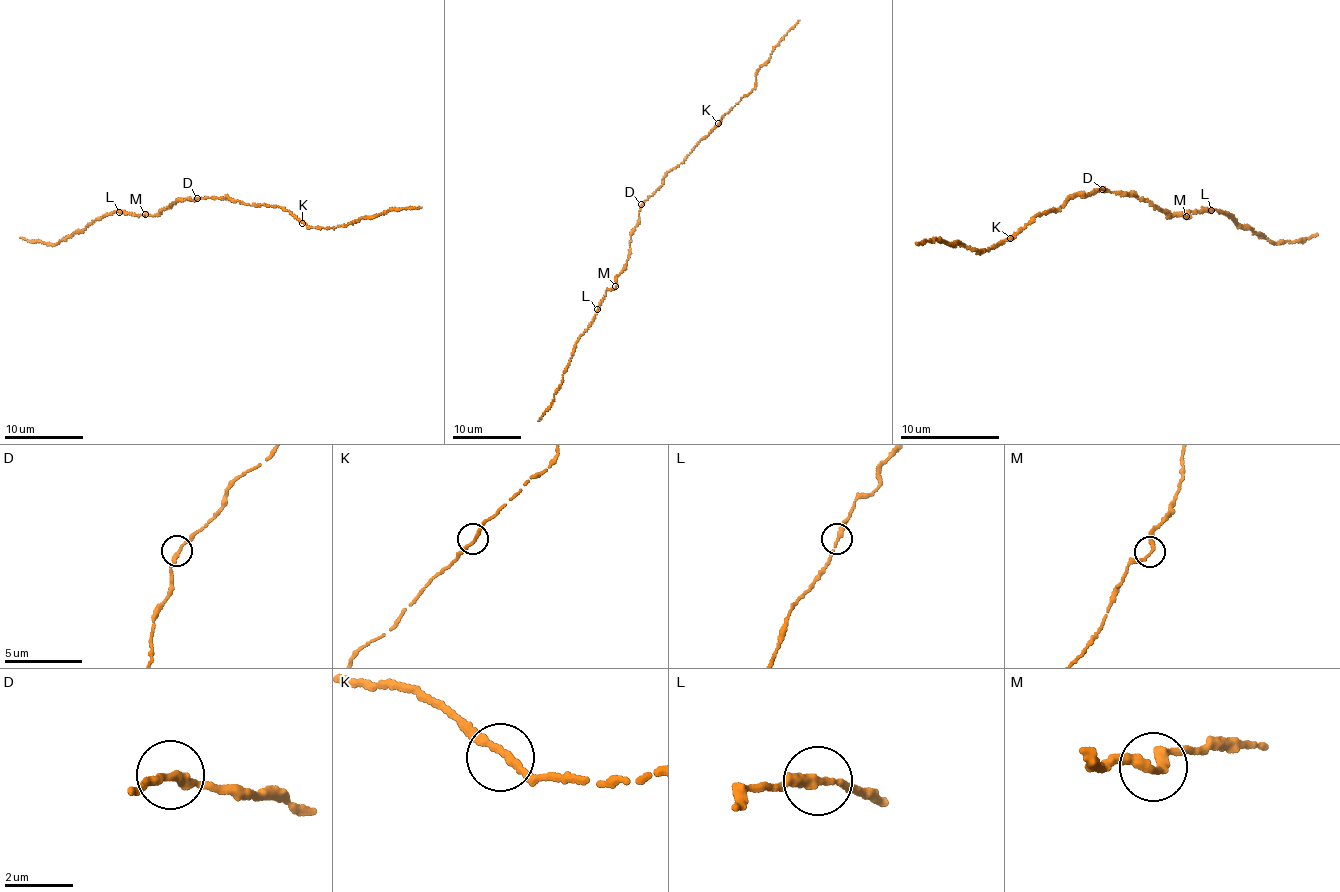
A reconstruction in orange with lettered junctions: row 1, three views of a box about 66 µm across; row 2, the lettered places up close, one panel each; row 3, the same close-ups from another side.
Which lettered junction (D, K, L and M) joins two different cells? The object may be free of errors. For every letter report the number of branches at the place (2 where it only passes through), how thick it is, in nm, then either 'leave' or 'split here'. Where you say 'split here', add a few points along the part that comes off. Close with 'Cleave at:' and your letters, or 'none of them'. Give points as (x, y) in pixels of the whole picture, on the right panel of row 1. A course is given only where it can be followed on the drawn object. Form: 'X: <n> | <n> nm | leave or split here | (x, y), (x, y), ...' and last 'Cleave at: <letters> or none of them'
D: 2 | 240 nm | leave
K: 2 | 240 nm | leave
L: 2 | 240 nm | leave
M: 2 | 240 nm | leave
Cleave at: none of them

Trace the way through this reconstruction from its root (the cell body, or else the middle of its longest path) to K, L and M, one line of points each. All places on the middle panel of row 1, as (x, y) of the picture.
K: (643, 204), (661, 186), (668, 171), (682, 163), (718, 123)
L: (643, 204), (630, 237), (630, 257), (614, 288), (605, 292), (598, 309)
M: (643, 204), (630, 237), (630, 257), (615, 286)

